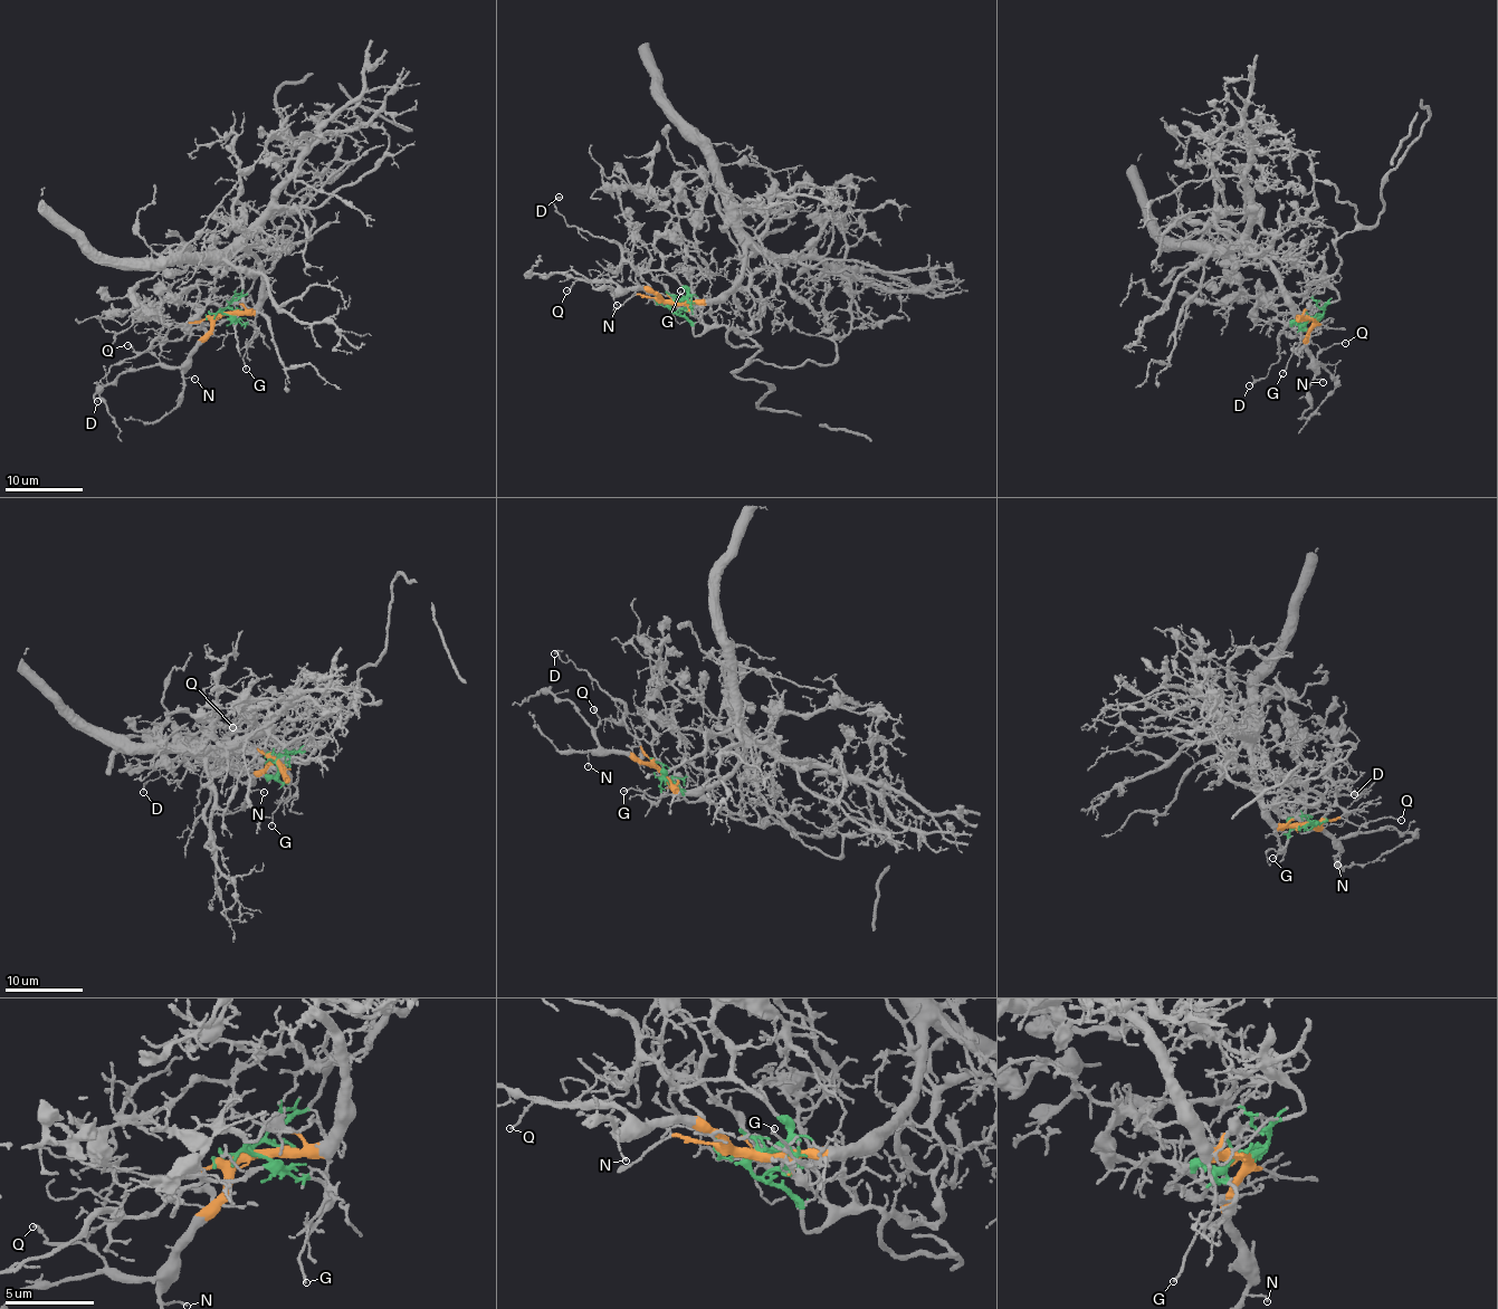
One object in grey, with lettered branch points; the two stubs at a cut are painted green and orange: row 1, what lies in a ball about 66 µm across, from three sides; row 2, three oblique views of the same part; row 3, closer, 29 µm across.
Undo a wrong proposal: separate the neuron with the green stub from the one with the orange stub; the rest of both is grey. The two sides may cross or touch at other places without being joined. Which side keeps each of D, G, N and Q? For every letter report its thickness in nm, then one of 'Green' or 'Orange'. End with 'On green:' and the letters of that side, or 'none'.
D: Thickness 80 nm. Green
G: Thickness 120 nm. Orange
N: Thickness 90 nm. Orange
Q: Thickness 100 nm. Orange
On green: D

